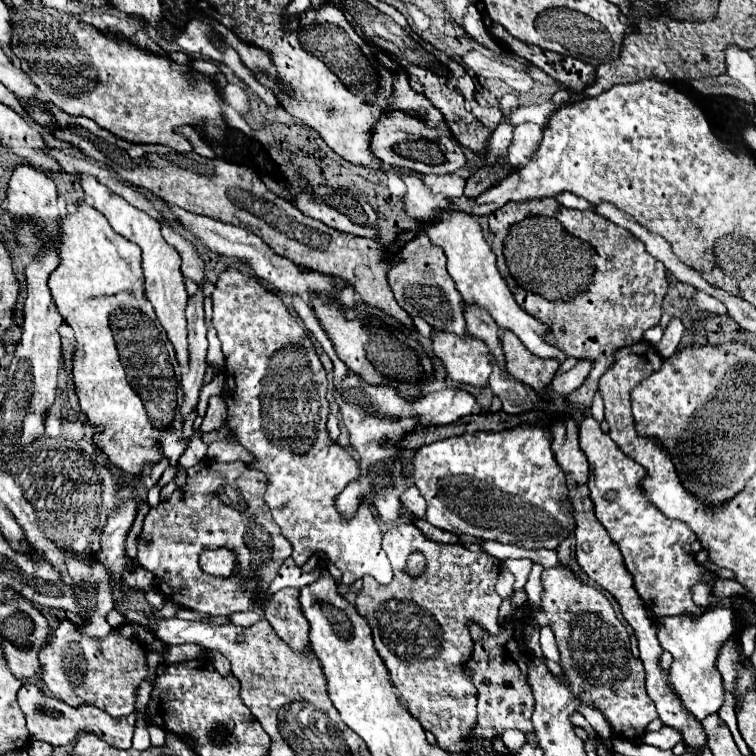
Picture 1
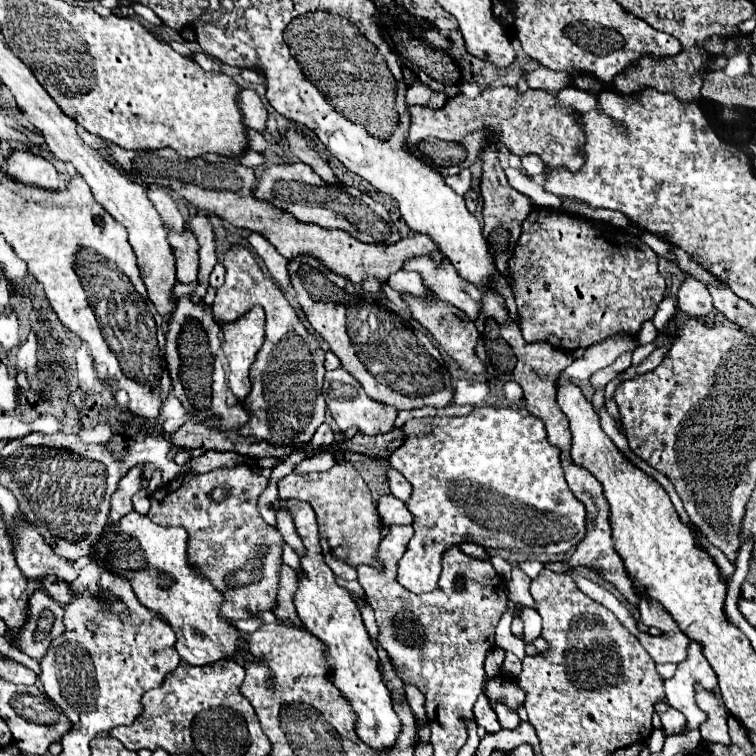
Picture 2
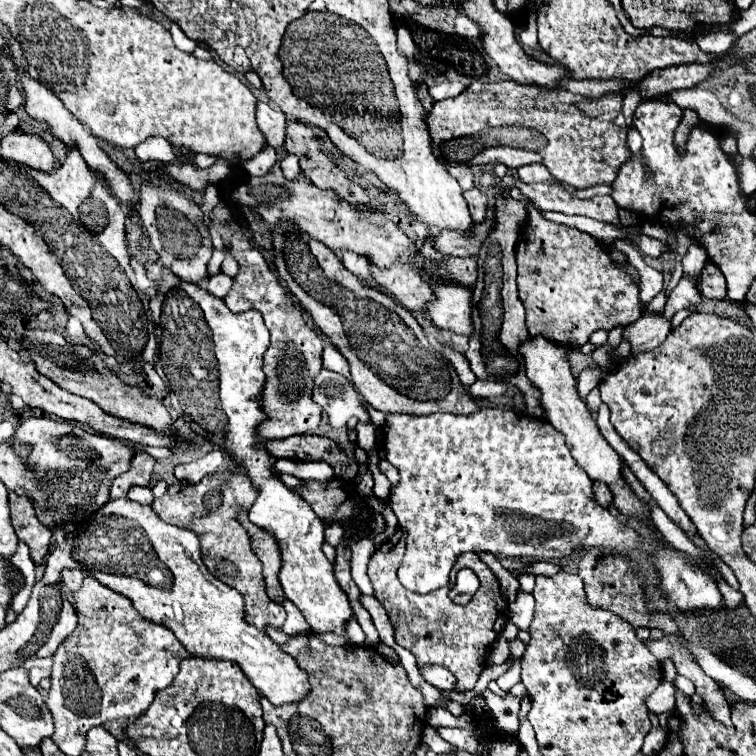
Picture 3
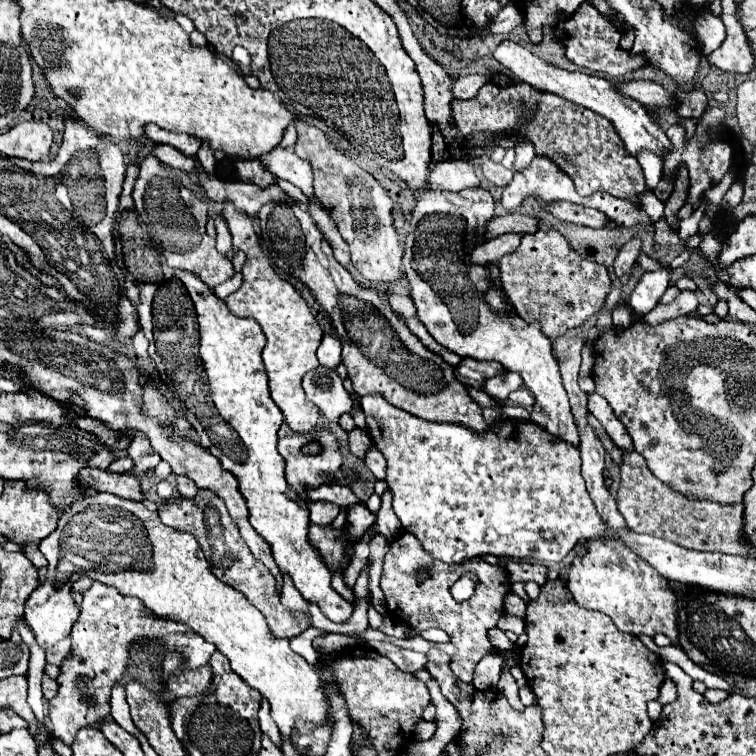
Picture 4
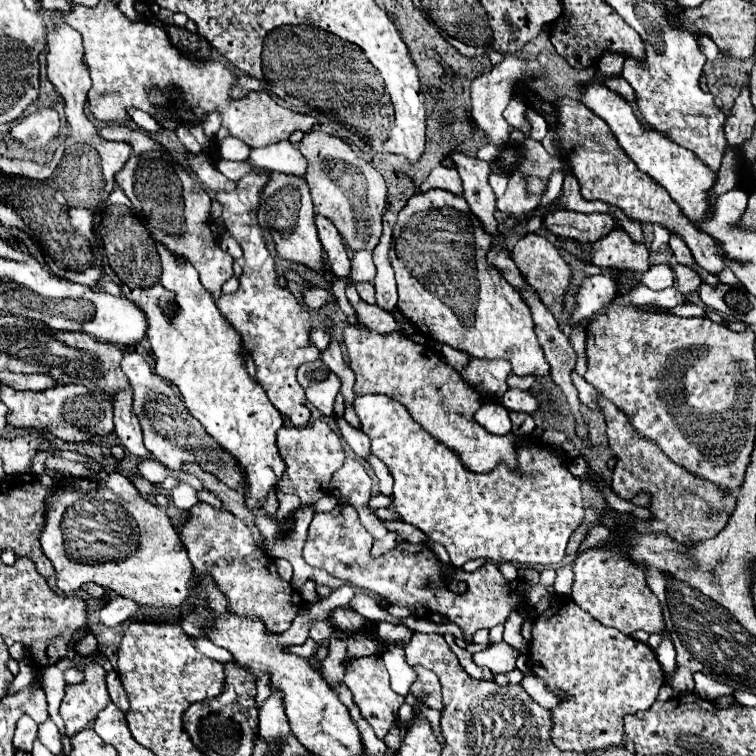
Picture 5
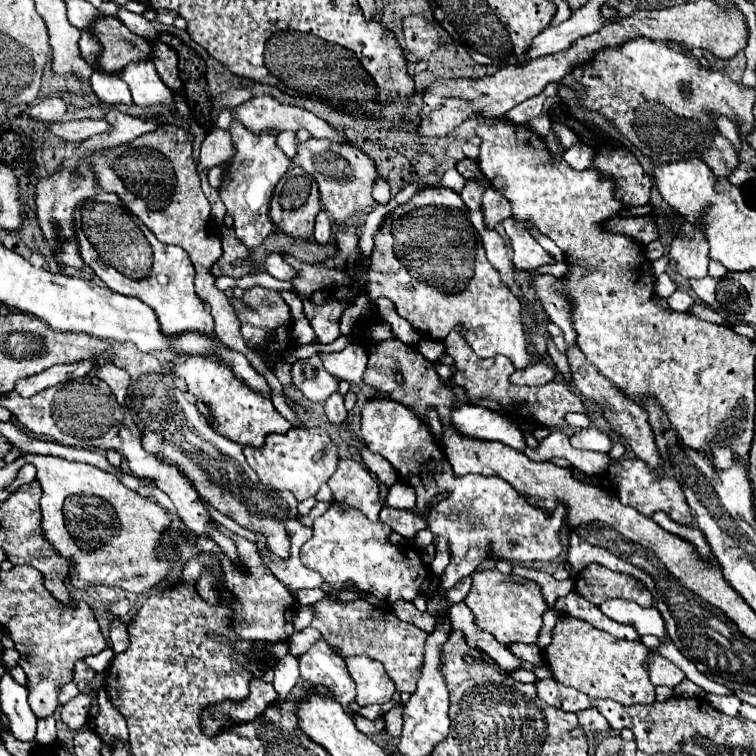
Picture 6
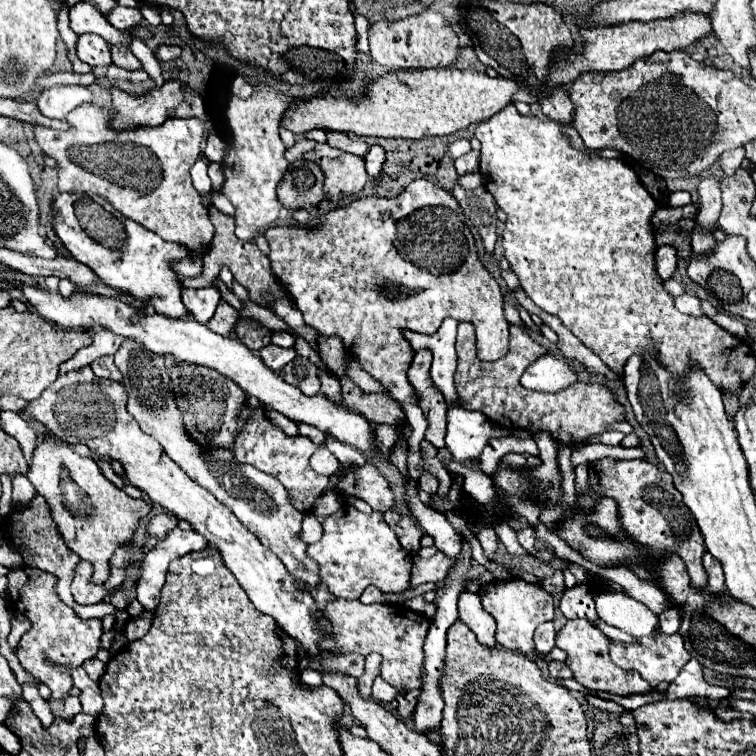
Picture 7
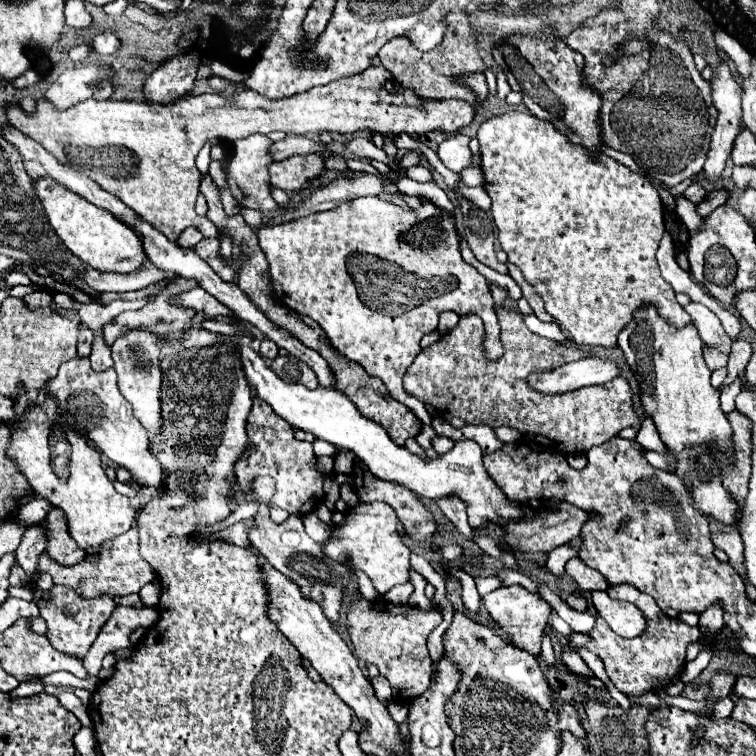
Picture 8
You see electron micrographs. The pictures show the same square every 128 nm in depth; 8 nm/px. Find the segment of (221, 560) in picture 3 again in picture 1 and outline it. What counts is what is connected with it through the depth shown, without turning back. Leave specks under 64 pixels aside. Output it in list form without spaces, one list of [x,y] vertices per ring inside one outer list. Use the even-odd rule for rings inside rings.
[[[204,458],[204,460],[198,462],[196,466],[188,468],[188,470],[186,470],[186,476],[188,476],[188,480],[184,482],[184,488],[176,488],[174,494],[172,494],[166,502],[160,500],[160,504],[154,506],[154,508],[150,508],[148,516],[144,518],[144,528],[142,528],[140,538],[146,540],[148,544],[138,544],[138,560],[140,560],[142,568],[146,568],[146,570],[150,570],[150,572],[154,574],[156,586],[164,592],[164,596],[182,602],[182,604],[184,604],[186,608],[190,608],[190,610],[196,610],[196,612],[202,612],[202,614],[210,614],[210,616],[228,616],[228,614],[234,614],[234,612],[246,612],[246,610],[252,606],[252,596],[256,594],[258,586],[272,582],[272,580],[276,578],[276,574],[278,574],[282,562],[292,554],[290,542],[282,536],[280,528],[272,522],[272,514],[268,512],[268,506],[266,506],[266,502],[264,502],[266,476],[264,476],[264,472],[260,472],[260,470],[256,470],[256,468],[248,468],[248,464],[244,464],[244,462],[222,464],[222,462],[214,462],[214,460],[208,460],[208,458]],[[202,548],[228,548],[230,552],[234,552],[234,556],[236,556],[236,576],[228,576],[228,580],[216,580],[216,576],[208,576],[208,574],[200,568],[200,564],[198,564],[198,558],[200,558],[200,550],[202,550]]]

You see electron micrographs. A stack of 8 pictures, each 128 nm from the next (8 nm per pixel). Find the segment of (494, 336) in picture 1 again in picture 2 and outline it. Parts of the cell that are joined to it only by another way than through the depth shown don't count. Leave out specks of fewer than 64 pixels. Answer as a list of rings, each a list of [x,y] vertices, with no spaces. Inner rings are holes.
[[[416,256],[412,260],[406,260],[402,270],[420,272],[420,276],[424,276],[424,284],[428,284],[428,290],[432,290],[440,300],[452,302],[470,320],[476,320],[480,312],[482,292],[480,288],[476,288],[476,284],[468,284],[468,280],[460,280],[456,268],[448,264],[448,258],[444,258],[442,266],[436,268],[430,256]]]

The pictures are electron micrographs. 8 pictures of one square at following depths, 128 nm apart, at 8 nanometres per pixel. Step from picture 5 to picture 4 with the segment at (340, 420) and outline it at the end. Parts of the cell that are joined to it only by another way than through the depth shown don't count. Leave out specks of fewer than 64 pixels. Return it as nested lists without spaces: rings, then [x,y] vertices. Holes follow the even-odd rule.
[[[370,446],[366,450],[366,458],[364,458],[368,470],[378,478],[378,480],[384,480],[386,478],[386,460],[384,456],[378,452],[376,446]]]

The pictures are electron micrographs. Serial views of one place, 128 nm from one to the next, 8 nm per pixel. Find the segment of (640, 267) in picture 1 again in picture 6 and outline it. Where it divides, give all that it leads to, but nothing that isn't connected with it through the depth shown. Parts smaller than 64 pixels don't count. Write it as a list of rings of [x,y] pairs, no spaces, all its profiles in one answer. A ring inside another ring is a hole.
[[[508,218],[502,222],[508,238],[512,240],[512,248],[514,256],[512,262],[518,270],[526,270],[526,268],[538,268],[540,264],[550,264],[554,262],[554,258],[530,236],[530,232],[526,228],[522,228],[520,224],[514,222],[513,218]]]

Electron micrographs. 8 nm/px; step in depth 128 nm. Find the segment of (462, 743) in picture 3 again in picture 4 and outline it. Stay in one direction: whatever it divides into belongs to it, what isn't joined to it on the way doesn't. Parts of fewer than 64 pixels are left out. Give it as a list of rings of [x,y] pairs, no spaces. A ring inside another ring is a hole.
[[[420,720],[416,722],[416,728],[414,728],[414,734],[418,740],[430,740],[436,732],[436,726],[434,722],[426,722],[426,720]]]

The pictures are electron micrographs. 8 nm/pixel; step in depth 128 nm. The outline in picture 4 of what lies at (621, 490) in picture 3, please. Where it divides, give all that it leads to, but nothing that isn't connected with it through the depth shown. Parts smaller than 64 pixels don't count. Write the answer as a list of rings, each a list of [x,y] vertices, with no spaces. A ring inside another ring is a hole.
[[[486,188],[440,192],[442,226],[438,226],[438,190],[420,194],[410,214],[416,226],[416,240],[404,254],[404,272],[410,282],[410,298],[416,306],[416,316],[434,340],[450,352],[462,358],[470,356],[488,362],[496,360],[506,370],[518,372],[536,398],[532,406],[532,422],[578,446],[578,428],[562,386],[558,362],[552,354],[552,340],[540,332],[540,324],[528,324],[516,314],[514,308],[500,314],[494,312],[484,300],[484,292],[492,286],[502,288],[498,262],[468,262],[470,252],[478,246],[478,238],[486,234],[486,222],[494,216],[494,200]]]

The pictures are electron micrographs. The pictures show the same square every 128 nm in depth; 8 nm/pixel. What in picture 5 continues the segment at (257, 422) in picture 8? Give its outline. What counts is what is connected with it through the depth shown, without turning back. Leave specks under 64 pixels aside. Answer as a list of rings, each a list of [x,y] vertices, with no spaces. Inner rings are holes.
[[[322,420],[312,422],[304,428],[280,428],[276,436],[276,446],[280,452],[280,458],[286,464],[284,476],[280,478],[280,484],[276,484],[278,492],[284,494],[296,494],[304,506],[312,506],[318,498],[322,498],[328,492],[328,484],[332,474],[340,468],[344,460],[344,450],[338,434]]]

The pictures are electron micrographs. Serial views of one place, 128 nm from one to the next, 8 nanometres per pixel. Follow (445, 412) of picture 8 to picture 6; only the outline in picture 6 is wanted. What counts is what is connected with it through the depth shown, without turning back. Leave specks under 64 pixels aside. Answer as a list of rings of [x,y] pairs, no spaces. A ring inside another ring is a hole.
[[[456,326],[444,340],[446,352],[454,358],[456,362],[456,372],[454,372],[454,382],[456,386],[462,386],[466,392],[466,398],[470,404],[486,406],[496,412],[504,414],[516,414],[526,420],[534,420],[538,426],[548,426],[548,428],[558,428],[566,430],[566,414],[568,412],[580,412],[580,414],[590,414],[590,410],[584,406],[580,394],[576,394],[568,384],[546,384],[540,388],[526,388],[526,386],[514,386],[510,382],[510,374],[516,370],[514,364],[506,356],[498,358],[478,358],[474,356],[474,350],[468,346],[464,340],[462,328]]]

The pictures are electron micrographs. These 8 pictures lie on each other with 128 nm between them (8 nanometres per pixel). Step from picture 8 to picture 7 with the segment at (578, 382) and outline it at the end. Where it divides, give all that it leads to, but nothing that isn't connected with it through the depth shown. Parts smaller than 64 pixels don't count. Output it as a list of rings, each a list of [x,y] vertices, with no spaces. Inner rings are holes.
[[[540,356],[536,364],[528,366],[520,378],[522,386],[536,392],[562,392],[564,388],[578,382],[576,370],[562,358]]]

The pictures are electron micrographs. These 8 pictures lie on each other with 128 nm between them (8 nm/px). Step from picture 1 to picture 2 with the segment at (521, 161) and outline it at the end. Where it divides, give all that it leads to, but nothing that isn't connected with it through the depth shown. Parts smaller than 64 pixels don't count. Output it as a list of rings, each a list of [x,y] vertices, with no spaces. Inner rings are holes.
[[[524,156],[522,168],[528,172],[528,176],[536,176],[536,174],[544,172],[544,162],[538,156]]]

